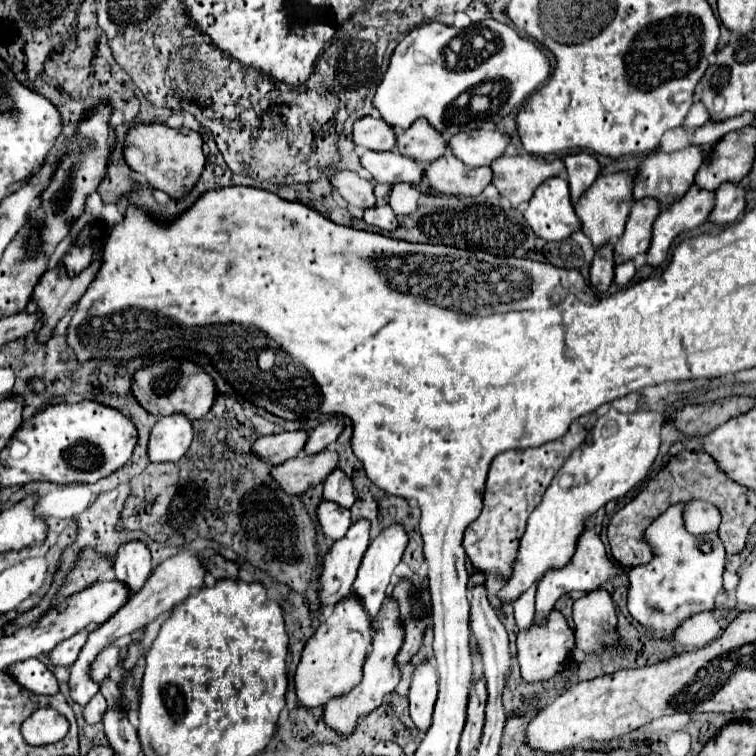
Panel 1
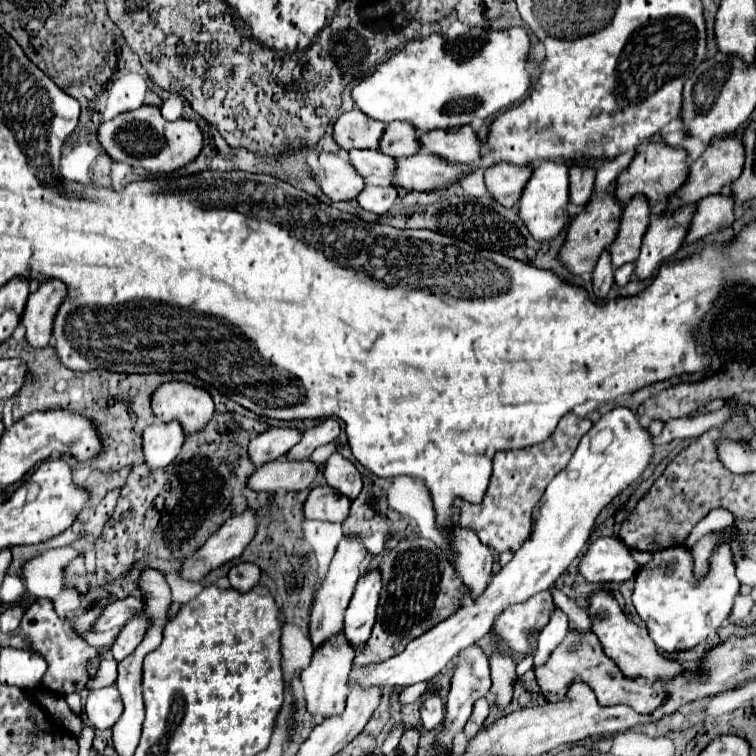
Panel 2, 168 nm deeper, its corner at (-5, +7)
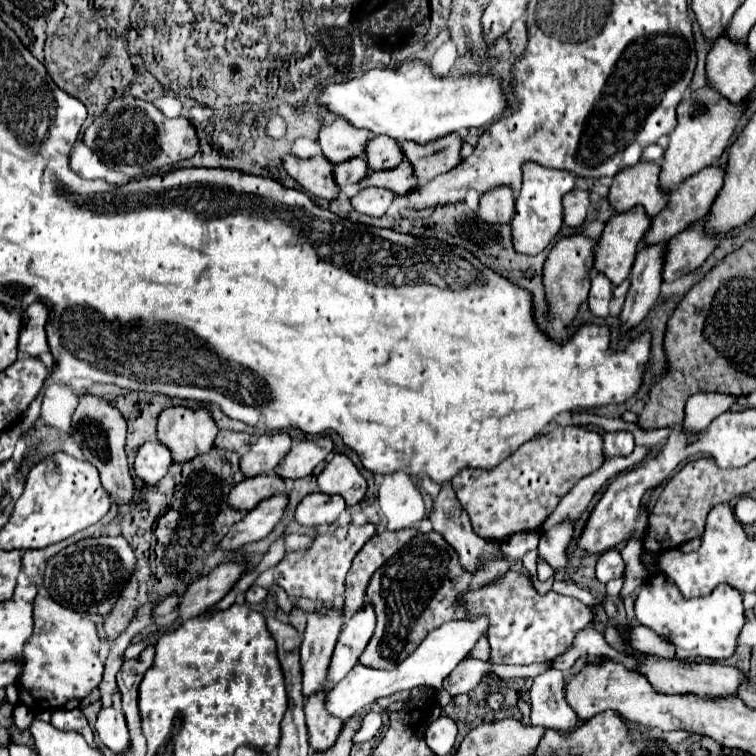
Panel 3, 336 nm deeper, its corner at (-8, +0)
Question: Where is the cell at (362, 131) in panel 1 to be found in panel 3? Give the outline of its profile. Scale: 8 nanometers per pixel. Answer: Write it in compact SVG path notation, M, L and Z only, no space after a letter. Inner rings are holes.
M341 116L319 132L321 150L333 164L341 164L345 160L351 160L353 156L365 156L365 144L369 142L369 138L371 132L353 128L353 124L341 120Z

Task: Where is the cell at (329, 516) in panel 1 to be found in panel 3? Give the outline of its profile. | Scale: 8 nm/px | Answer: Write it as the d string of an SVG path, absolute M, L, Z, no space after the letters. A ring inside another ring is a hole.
M313 492L307 494L297 510L295 510L295 520L303 526L319 526L319 524L333 524L341 516L341 512L347 508L345 500L337 494L323 494L323 492Z

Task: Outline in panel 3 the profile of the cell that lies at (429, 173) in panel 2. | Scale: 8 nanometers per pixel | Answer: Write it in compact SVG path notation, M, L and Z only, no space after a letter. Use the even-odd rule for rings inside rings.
M401 162L397 168L393 170L383 170L383 172L369 172L367 178L361 182L363 186L379 186L379 188L387 188L395 194L405 194L409 192L409 188L417 188L419 180L417 176L413 176L413 166Z

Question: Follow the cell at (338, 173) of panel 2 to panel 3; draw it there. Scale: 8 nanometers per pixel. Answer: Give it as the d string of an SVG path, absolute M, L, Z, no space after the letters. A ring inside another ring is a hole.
M285 154L283 168L291 178L295 178L305 190L309 190L317 198L333 200L341 190L333 180L333 164L329 164L325 156L313 156L309 160L303 160L293 154Z

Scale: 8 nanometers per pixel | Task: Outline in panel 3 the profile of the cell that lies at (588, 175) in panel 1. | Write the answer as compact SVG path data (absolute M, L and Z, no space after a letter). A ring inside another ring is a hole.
M573 188L565 198L563 198L563 216L565 224L571 228L577 228L585 222L589 210L589 190L583 188Z

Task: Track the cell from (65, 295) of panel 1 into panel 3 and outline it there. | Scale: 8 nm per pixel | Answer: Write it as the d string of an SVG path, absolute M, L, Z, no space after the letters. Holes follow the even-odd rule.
M33 302L23 312L23 326L21 326L21 336L19 336L21 352L35 358L41 356L43 352L49 352L47 334L45 334L47 320L49 320L49 312L43 302Z

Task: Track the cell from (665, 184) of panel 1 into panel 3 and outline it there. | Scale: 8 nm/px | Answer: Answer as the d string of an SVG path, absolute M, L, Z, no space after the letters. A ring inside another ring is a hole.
M641 160L633 168L623 168L613 176L609 190L611 206L617 212L627 212L635 204L641 204L651 218L657 216L669 200L669 194L659 184L659 172L661 166L647 160Z

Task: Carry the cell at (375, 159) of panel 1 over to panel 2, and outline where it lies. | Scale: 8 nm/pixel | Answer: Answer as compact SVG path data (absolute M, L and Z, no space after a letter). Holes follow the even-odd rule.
M352 149L350 151L350 165L364 179L368 179L368 177L392 179L392 175L394 175L394 159L382 157L382 153L378 153L378 151Z

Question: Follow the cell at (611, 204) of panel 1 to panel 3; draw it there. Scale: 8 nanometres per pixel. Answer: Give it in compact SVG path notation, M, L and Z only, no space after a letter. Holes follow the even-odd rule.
M571 234L561 238L553 250L549 252L543 268L543 284L547 292L547 300L551 306L551 314L555 318L561 318L565 324L569 324L579 310L579 304L587 298L589 286L591 286L591 270L593 270L593 252L599 238L591 238L585 234Z

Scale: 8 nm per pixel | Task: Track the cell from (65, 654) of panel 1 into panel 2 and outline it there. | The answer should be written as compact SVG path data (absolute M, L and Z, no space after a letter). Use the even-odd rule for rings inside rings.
M142 595L138 597L126 597L122 601L114 601L106 607L106 611L100 615L100 619L94 623L92 631L108 631L108 629L120 629L124 627L134 615L142 613L144 609L144 599Z

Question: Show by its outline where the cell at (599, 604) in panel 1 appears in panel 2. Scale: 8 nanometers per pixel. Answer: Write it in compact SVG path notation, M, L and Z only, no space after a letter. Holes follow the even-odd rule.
M600 589L596 591L592 597L590 597L590 603L588 603L588 615L592 619L592 625L594 625L594 633L598 635L606 655L620 667L622 673L626 673L626 677L630 679L644 679L648 683L654 683L654 681L672 681L676 677L680 677L684 673L684 667L682 663L674 661L674 659L668 659L664 657L654 641L648 637L648 631L646 627L640 627L636 623L632 623L624 611L620 609L620 605L616 603L616 599Z

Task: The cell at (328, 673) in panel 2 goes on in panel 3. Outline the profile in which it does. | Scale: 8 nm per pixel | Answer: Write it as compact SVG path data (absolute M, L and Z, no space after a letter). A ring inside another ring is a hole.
M325 690L305 700L305 718L307 718L311 748L313 750L331 748L339 736L343 720L329 716L329 710L325 710Z

